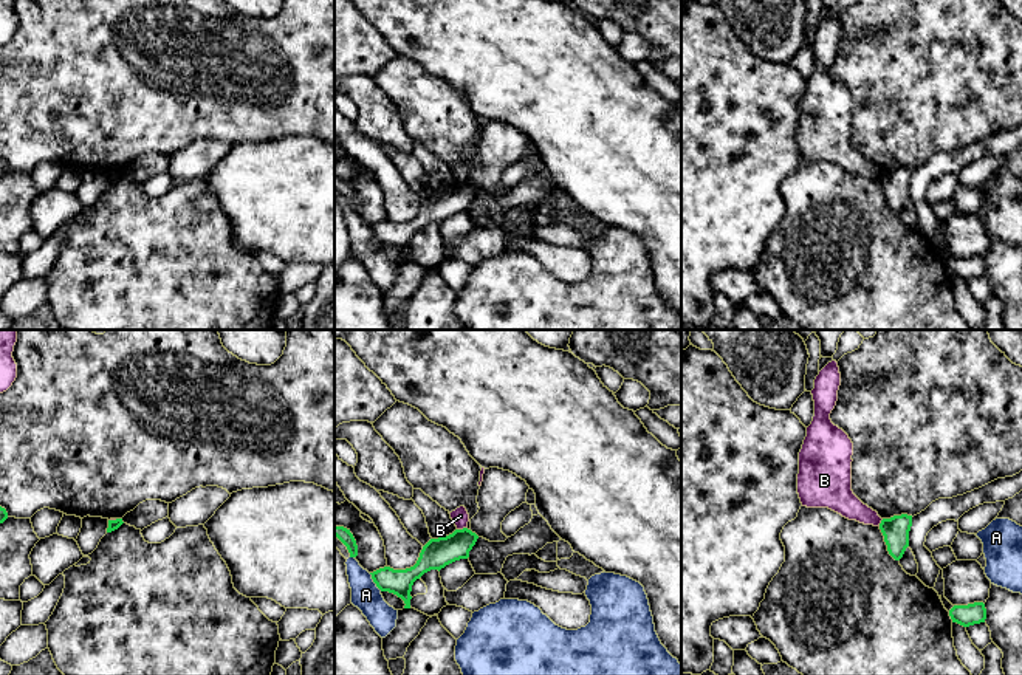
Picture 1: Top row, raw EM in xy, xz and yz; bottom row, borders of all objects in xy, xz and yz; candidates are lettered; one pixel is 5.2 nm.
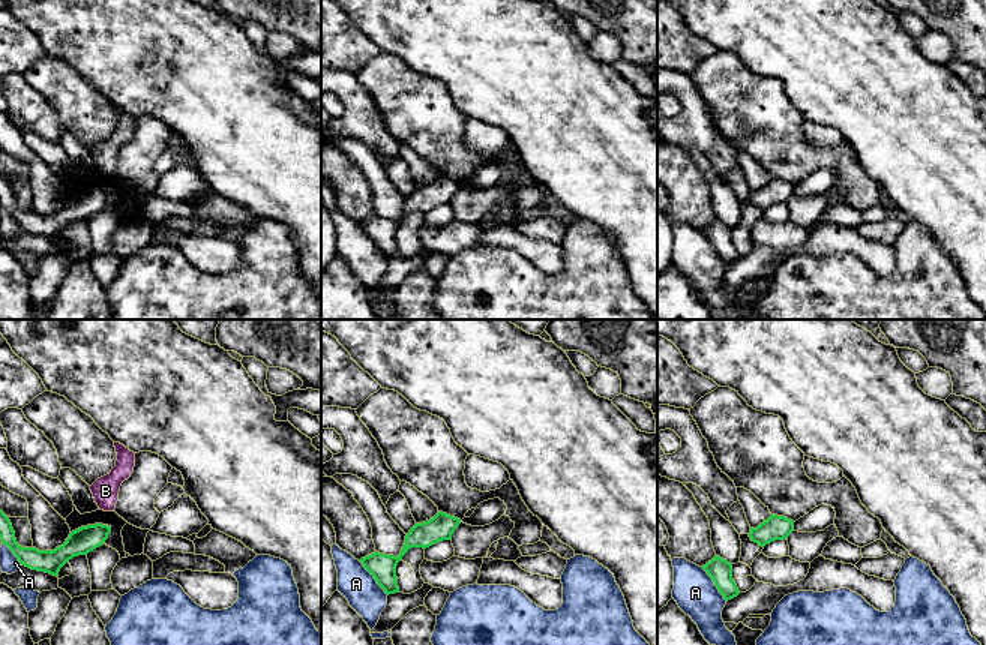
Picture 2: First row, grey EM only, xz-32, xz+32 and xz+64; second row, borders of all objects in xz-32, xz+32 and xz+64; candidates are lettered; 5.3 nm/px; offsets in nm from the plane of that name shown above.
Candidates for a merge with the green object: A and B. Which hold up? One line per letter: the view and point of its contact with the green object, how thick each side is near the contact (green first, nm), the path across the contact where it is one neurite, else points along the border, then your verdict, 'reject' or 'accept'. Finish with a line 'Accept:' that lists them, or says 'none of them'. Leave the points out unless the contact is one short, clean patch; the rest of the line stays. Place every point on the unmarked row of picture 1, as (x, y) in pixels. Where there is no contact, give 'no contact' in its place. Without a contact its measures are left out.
A: contact xz (373, 234); calibres 130 and 150 nm; reject
B: contact xz (463, 181); calibres 160 and 90 nm; border xz (466, 180), (457, 183); reject
Accept: none of them

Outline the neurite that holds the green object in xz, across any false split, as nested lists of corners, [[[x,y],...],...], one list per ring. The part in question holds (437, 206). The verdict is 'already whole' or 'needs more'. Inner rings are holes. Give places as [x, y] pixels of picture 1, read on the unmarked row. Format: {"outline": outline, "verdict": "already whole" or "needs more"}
{"outline": [[[468,181],[455,183],[446,190],[430,192],[413,220],[406,223],[384,220],[370,226],[372,232],[381,245],[396,248],[404,254],[404,262],[410,262],[413,235],[430,223],[440,224],[455,214],[468,212],[477,192],[478,189]]], "verdict": "already whole"}

